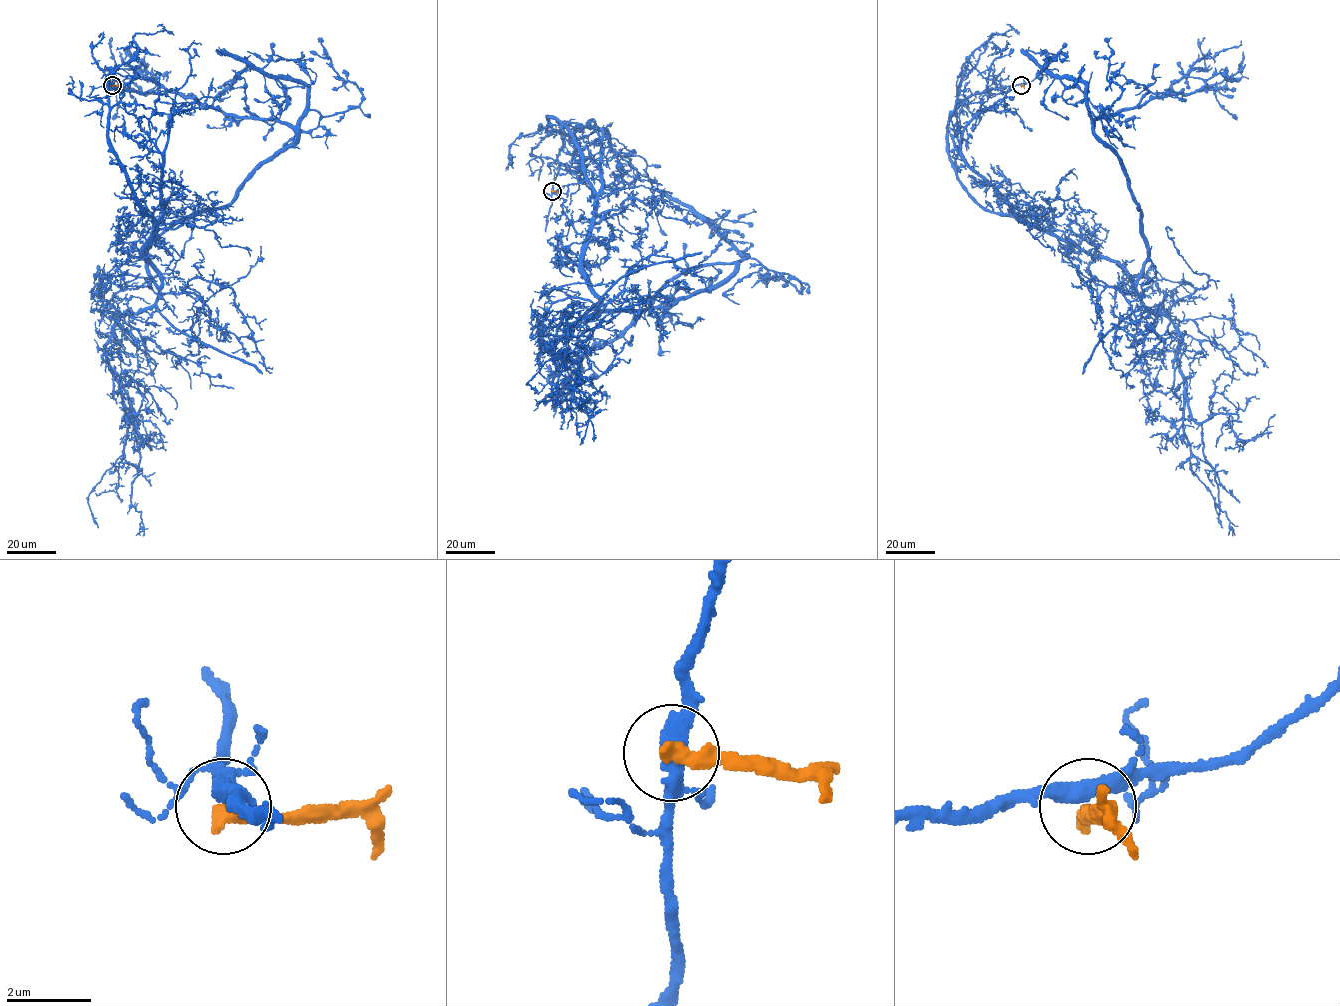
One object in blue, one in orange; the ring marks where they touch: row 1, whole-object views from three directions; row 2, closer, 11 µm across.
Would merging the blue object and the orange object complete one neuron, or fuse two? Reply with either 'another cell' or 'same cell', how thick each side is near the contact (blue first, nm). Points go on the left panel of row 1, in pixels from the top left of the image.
another cell; calibres 420 and 360 nm

